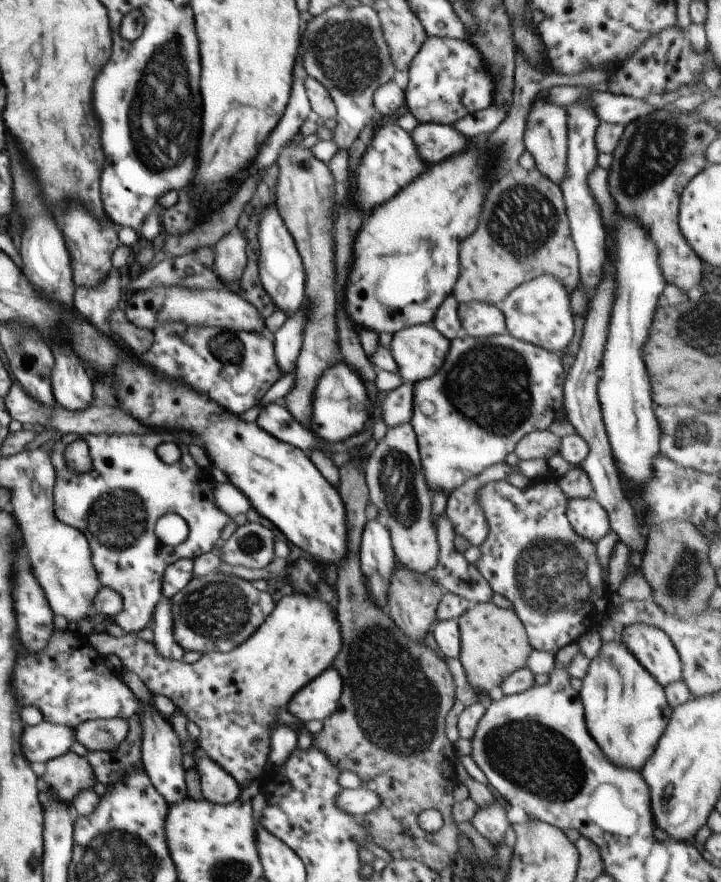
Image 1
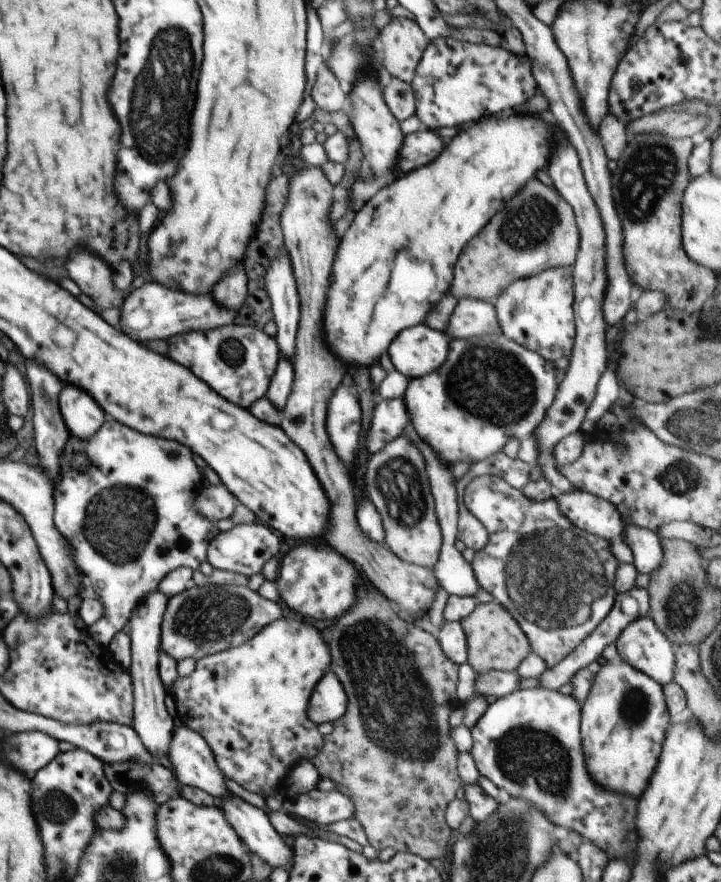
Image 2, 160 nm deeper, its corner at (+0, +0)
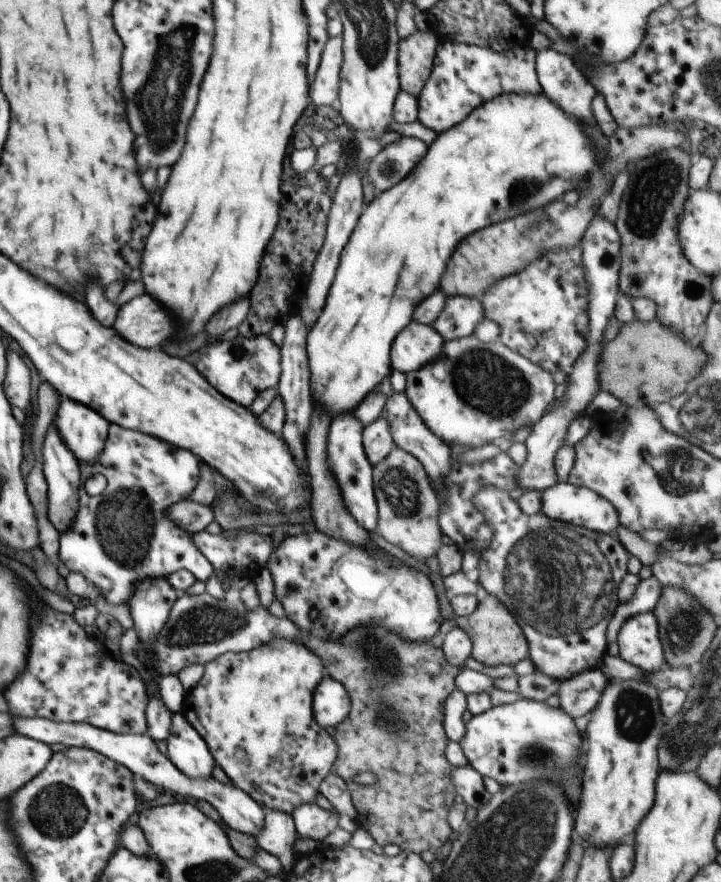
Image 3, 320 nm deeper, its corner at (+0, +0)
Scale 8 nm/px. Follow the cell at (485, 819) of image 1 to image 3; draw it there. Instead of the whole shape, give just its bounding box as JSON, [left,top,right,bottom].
[451,765,491,809]

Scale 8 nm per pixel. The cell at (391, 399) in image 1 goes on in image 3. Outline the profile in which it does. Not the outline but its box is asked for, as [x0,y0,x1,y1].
[363,414,395,466]

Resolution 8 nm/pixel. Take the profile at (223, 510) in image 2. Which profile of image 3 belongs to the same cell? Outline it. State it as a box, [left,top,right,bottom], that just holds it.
[167,499,215,533]

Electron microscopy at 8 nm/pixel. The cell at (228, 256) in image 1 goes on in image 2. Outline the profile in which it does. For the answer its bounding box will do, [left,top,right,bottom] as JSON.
[212,264,248,311]

